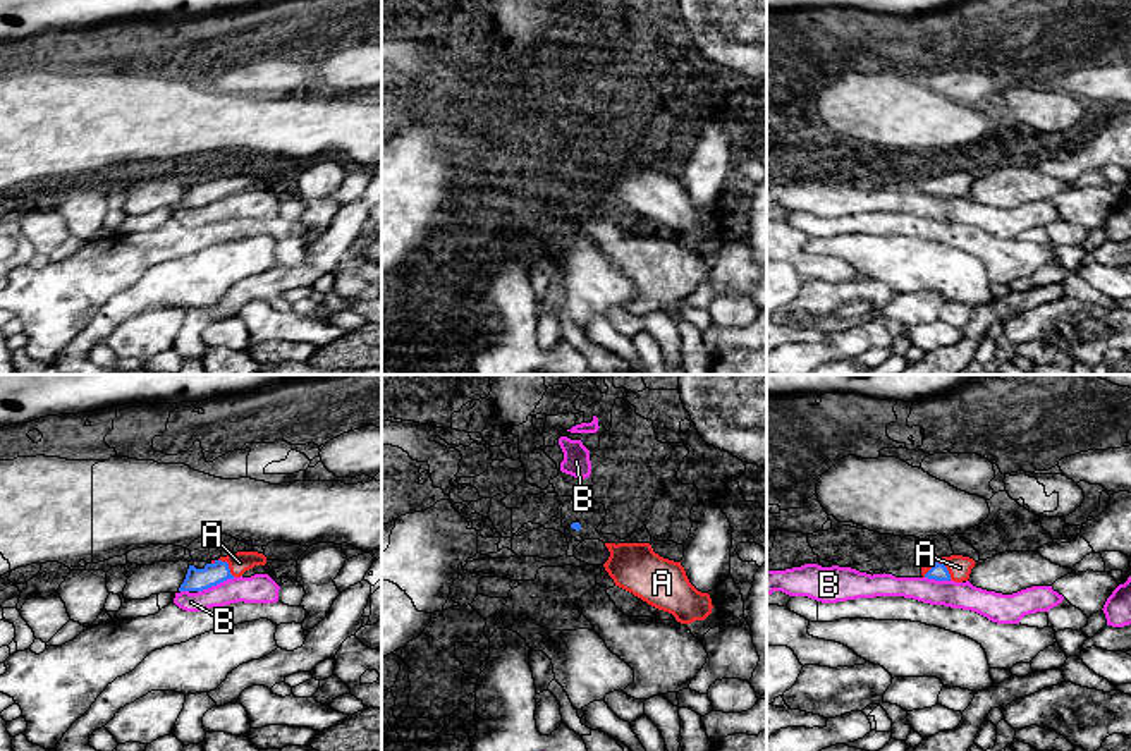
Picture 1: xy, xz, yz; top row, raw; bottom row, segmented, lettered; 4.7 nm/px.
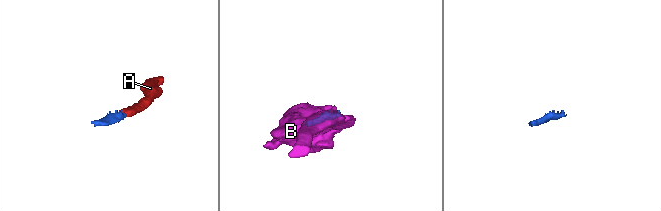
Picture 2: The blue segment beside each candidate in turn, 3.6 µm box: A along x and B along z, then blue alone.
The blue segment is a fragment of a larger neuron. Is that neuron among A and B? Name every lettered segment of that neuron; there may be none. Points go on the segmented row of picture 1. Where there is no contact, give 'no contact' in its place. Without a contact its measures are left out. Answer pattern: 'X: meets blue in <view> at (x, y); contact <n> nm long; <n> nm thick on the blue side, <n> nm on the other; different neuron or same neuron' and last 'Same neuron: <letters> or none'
A: meets blue in yz at (941, 564); contact 140 nm long; 80 nm thick on the blue side, 110 nm on the other; same neuron
B: meets blue in xy at (215, 585); contact 190 nm long; 110 nm thick on the blue side, 140 nm on the other; different neuron
Same neuron: A

